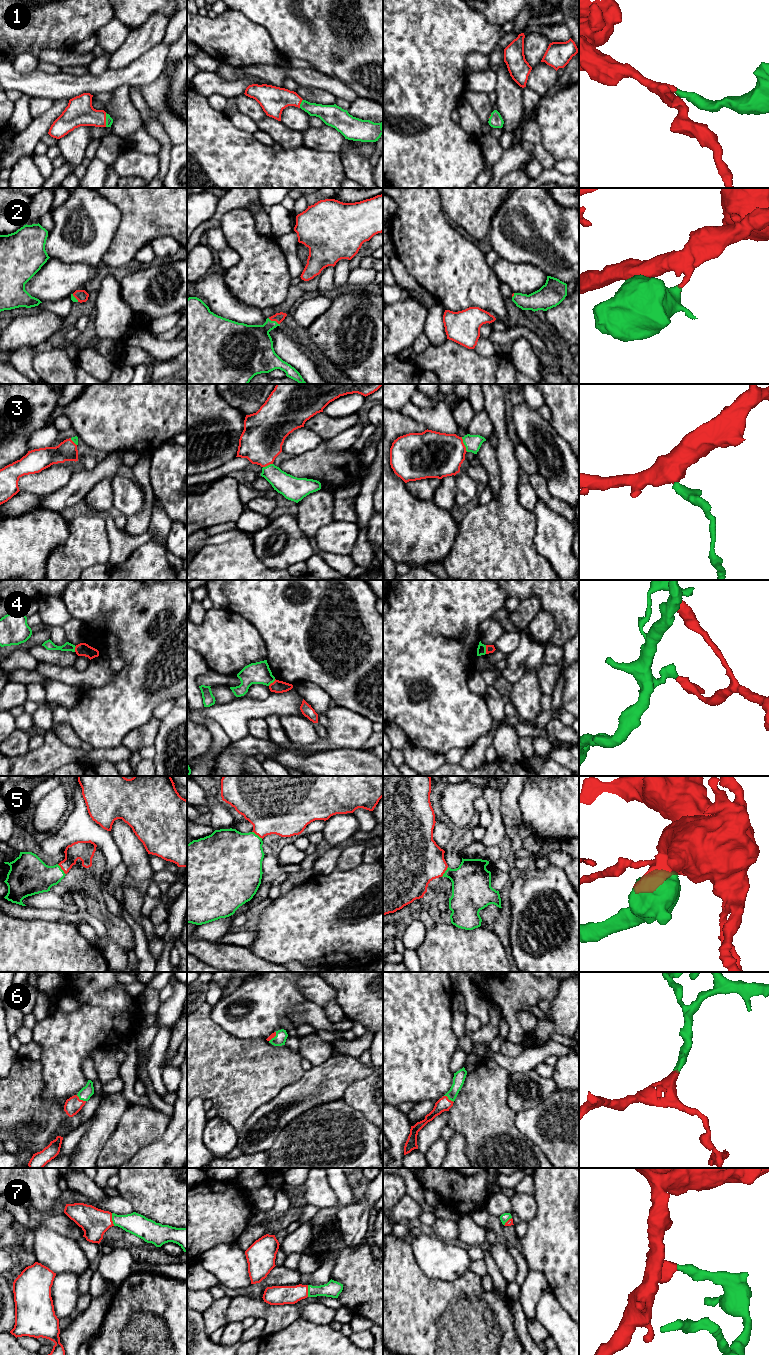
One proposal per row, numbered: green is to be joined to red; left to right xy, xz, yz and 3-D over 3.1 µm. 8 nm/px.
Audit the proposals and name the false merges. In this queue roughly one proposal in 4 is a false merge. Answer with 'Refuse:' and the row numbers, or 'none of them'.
Refuse: 4

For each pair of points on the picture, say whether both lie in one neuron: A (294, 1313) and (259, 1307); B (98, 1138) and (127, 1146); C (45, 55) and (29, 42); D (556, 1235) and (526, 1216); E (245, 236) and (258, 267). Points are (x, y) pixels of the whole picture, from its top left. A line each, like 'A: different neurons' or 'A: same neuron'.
A: same neuron
B: different neurons
C: different neurons
D: different neurons
E: same neuron

